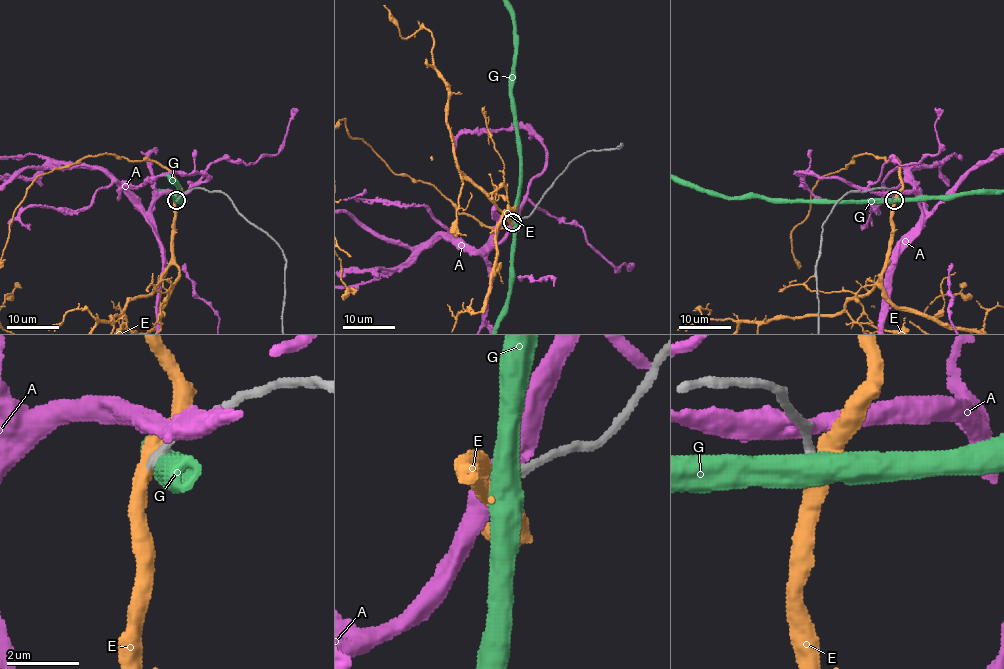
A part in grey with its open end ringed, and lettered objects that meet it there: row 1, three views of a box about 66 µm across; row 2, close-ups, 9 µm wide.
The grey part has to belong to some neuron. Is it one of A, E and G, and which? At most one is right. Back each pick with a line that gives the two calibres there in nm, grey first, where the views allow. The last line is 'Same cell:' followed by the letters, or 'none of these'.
E: 240/480 nm
Same cell: E

